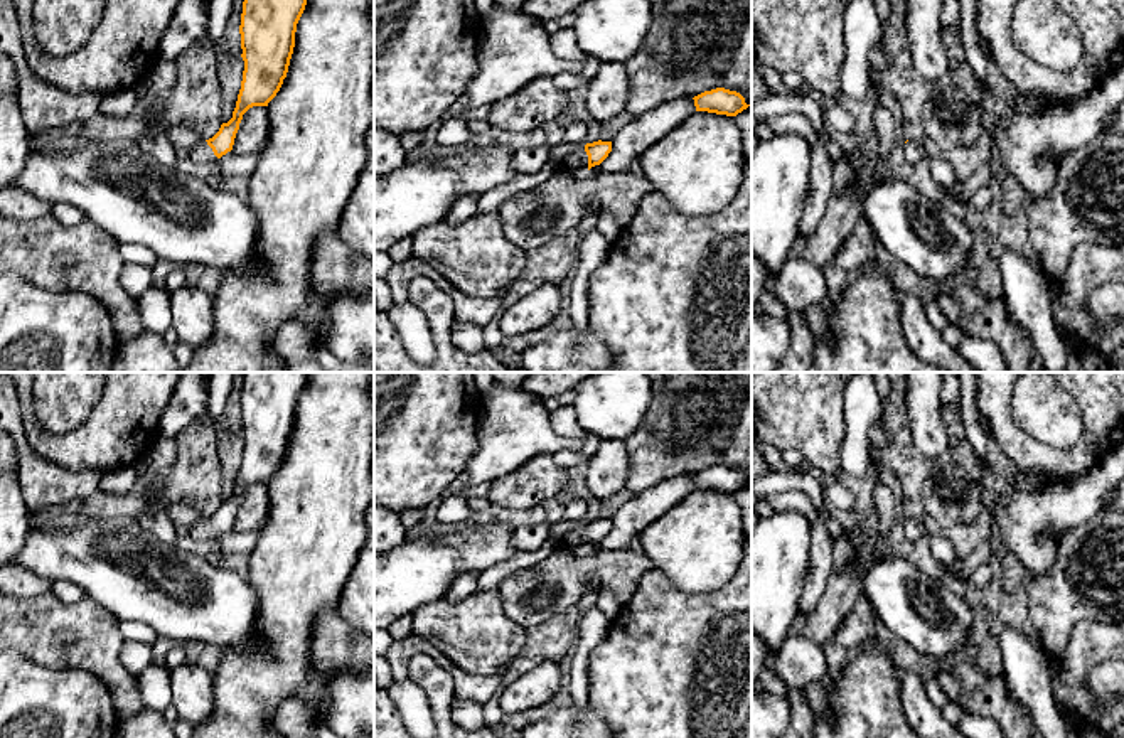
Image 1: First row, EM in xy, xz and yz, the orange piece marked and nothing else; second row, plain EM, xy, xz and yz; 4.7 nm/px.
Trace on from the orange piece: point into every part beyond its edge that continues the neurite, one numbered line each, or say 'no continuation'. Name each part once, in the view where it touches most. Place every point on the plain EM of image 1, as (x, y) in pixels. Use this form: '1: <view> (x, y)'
1: xz (575, 540)

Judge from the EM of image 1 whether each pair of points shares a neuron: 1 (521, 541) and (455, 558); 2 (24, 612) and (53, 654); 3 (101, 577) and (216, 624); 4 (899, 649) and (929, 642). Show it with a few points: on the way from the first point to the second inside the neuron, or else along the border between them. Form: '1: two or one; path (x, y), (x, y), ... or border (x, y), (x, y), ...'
1: two; border (514, 528), (513, 545), (518, 550)
2: one; path (34, 622), (53, 644)
3: one; path (130, 583), (142, 595), (157, 595), (187, 614)
4: two; border (880, 619), (900, 641), (936, 664)

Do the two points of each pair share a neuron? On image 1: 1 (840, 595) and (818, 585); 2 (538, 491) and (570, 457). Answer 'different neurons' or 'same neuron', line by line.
1: different neurons
2: different neurons

